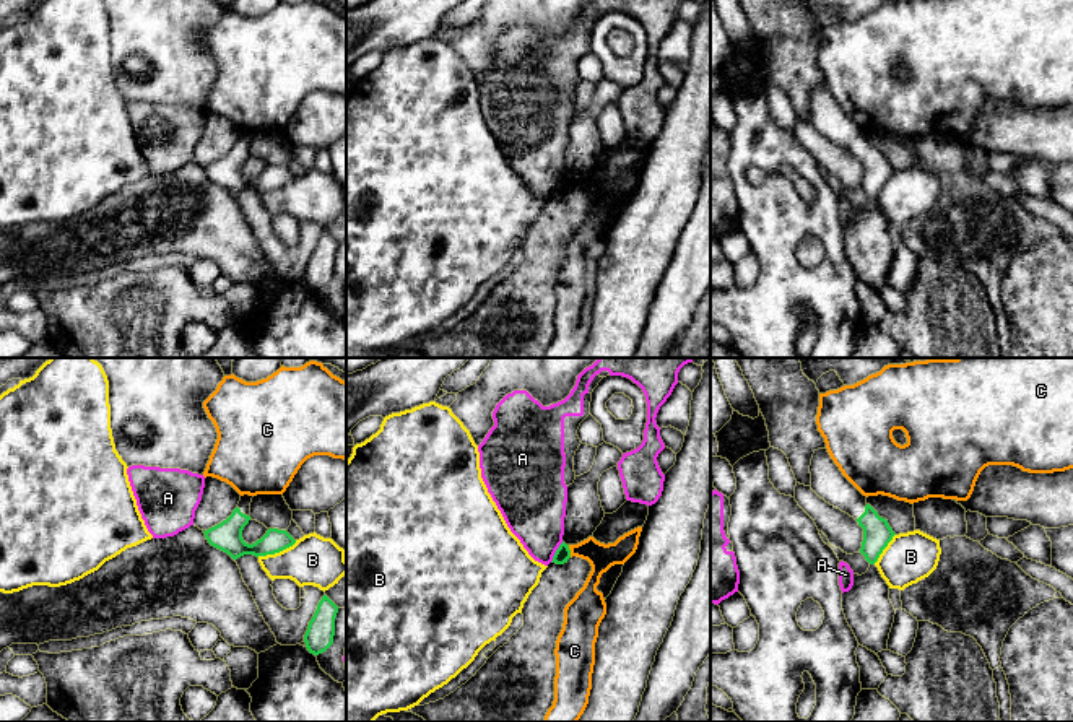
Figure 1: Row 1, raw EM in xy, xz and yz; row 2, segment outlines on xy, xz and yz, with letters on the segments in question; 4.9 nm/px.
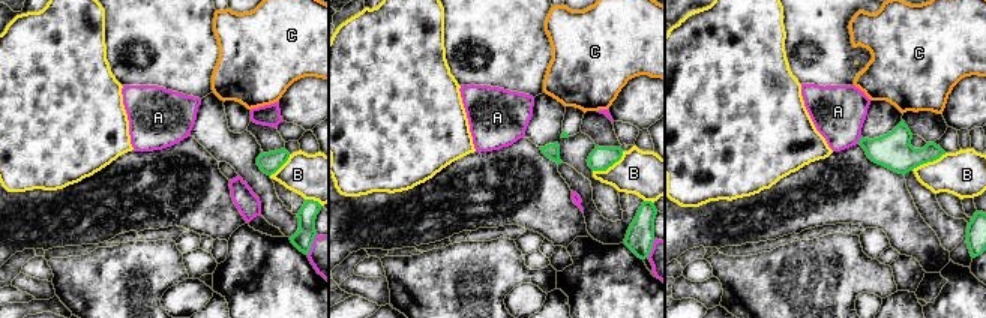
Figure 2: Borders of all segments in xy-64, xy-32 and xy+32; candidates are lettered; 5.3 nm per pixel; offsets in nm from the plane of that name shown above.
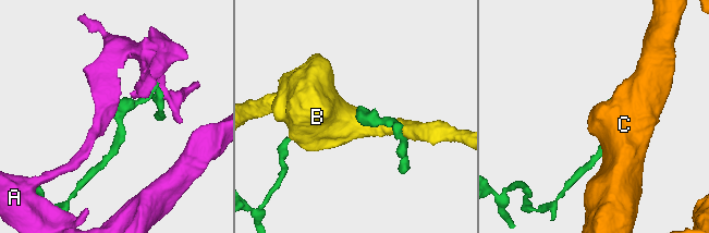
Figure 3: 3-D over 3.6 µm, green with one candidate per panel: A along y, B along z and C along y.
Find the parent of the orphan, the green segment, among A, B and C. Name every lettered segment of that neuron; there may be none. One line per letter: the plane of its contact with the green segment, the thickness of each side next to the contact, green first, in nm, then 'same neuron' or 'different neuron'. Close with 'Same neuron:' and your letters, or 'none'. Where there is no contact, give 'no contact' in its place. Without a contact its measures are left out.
A: meets green in xz; 80 nm thick on the green side, 320 nm on the other; different neuron
B: meets green in xy; 140 nm thick on the green side, 240 nm on the other; different neuron
C: meets green in xz; 80 nm thick on the green side, 130 nm on the other; different neuron
Same neuron: none

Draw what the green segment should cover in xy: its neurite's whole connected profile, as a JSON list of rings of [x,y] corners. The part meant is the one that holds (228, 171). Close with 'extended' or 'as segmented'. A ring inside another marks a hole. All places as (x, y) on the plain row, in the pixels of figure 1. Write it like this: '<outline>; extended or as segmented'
[[[244,130],[232,150],[221,159],[205,166],[205,174],[208,179],[224,189],[232,195],[244,190],[267,192],[280,189],[296,179],[296,176],[286,167],[278,164],[268,164],[267,169],[249,180],[242,174],[242,166],[250,156],[250,138],[254,132]]]; extended

